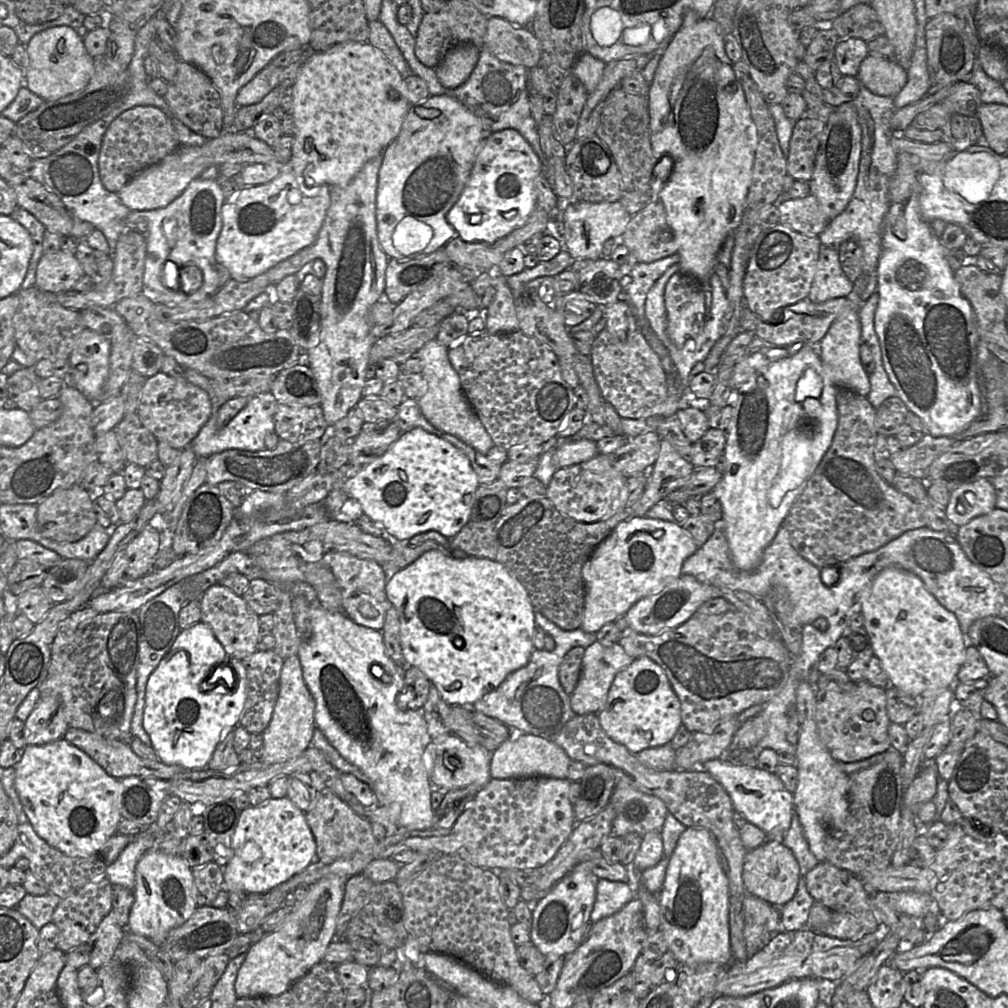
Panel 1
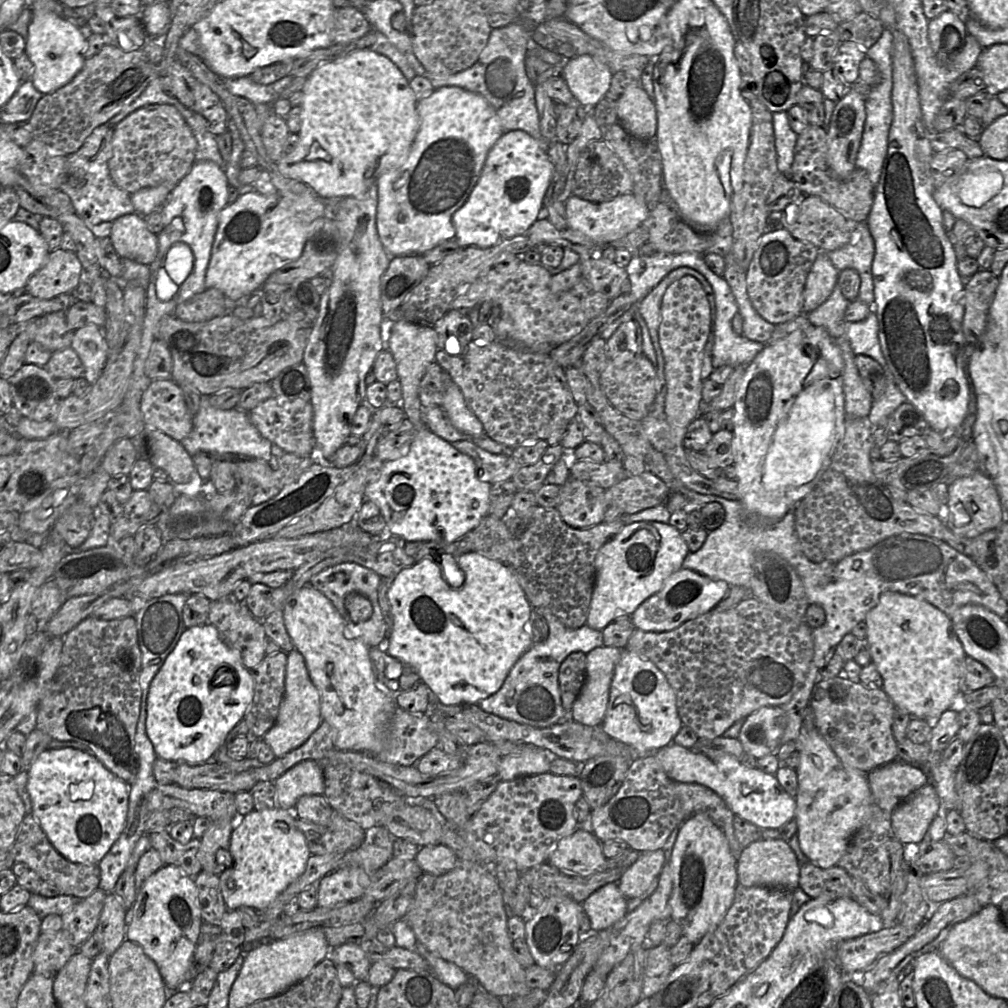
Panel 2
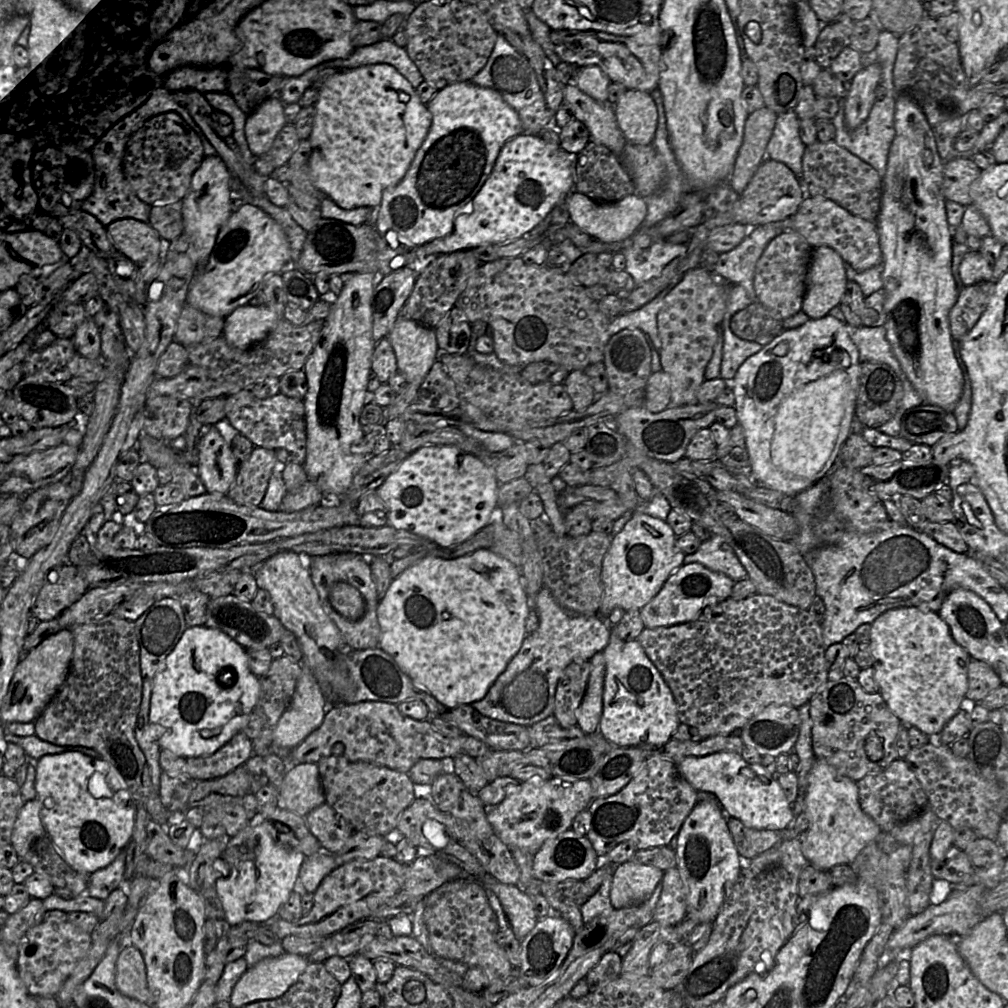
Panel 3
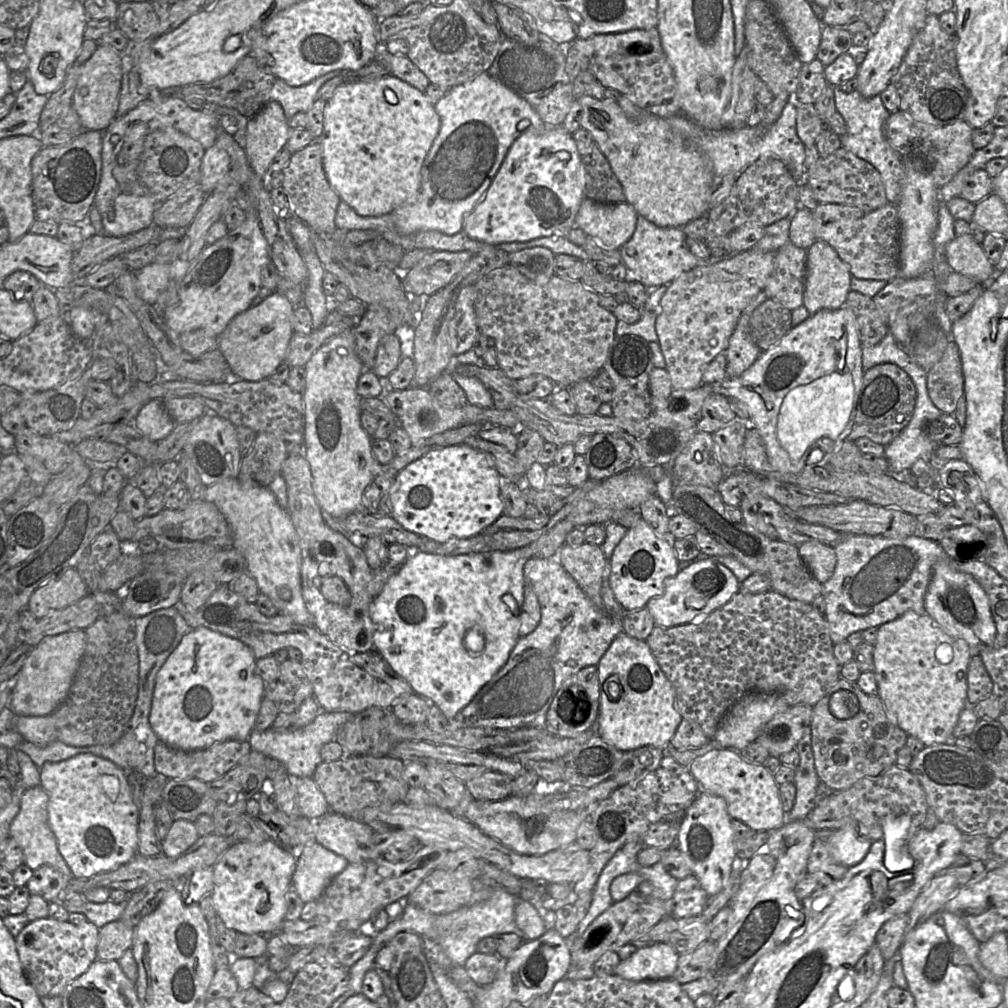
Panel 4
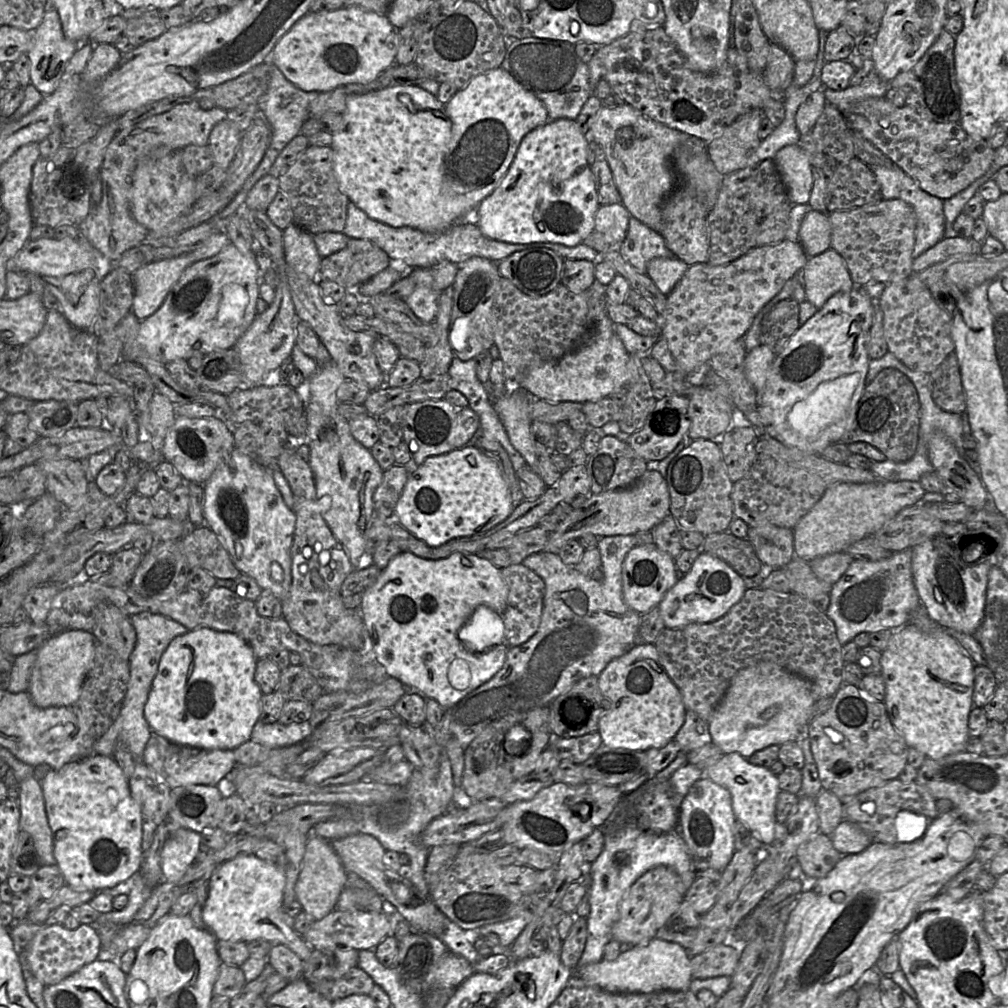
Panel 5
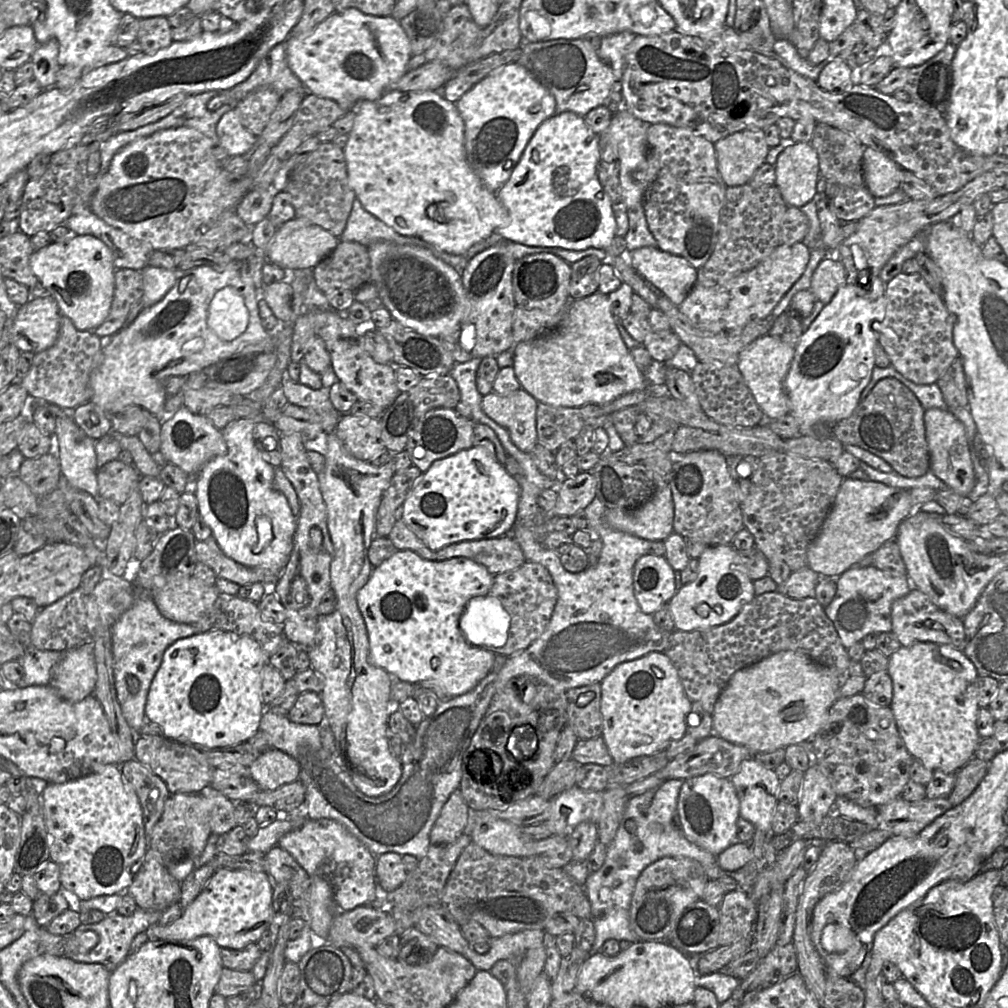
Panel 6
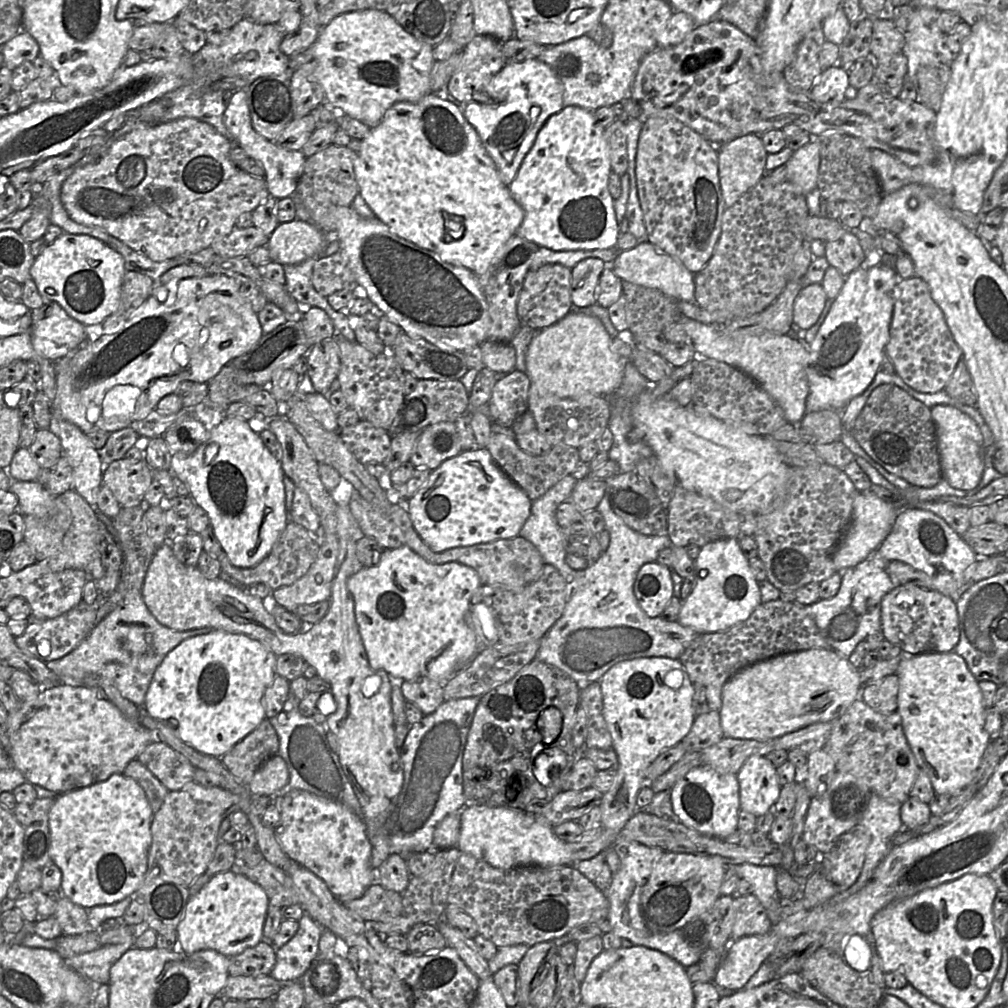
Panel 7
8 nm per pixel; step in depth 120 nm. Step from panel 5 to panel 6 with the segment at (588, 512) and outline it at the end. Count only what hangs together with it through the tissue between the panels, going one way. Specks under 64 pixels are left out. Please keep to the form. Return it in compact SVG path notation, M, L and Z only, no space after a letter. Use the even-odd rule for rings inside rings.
M669 485L658 486L652 498L635 510L608 508L605 522L614 530L645 539L647 541L664 541L673 532L674 503Z

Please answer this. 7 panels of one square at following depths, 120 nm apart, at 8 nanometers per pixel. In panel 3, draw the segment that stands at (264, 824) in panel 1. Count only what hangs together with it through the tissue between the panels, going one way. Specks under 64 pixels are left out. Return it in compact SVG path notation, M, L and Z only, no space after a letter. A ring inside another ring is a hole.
M260 820L250 821L246 828L230 837L222 857L228 863L230 873L228 876L218 878L214 886L231 926L242 921L265 922L277 917L279 910L288 901L291 893L299 887L299 871L306 858L303 853L275 841Z

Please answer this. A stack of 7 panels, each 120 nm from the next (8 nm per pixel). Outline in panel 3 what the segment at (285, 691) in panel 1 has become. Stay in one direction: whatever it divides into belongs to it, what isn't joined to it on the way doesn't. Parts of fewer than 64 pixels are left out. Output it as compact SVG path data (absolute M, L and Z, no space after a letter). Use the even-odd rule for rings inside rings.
M302 665L295 692L273 730L273 744L292 749L323 722L328 705L308 666Z

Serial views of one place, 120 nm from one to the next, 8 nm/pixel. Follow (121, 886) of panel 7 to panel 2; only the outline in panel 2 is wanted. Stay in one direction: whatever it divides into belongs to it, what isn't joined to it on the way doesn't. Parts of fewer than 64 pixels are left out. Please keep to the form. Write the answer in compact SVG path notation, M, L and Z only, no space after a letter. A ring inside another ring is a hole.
M70 747L46 748L27 770L32 814L53 847L71 862L98 864L126 825L127 783L95 756Z

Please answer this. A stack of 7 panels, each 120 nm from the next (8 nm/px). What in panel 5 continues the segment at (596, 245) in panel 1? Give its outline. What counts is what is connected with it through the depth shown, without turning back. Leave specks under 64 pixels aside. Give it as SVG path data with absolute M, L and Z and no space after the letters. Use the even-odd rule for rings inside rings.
M600 205L595 215L595 231L603 234L608 242L621 244L628 231L630 214L624 205Z

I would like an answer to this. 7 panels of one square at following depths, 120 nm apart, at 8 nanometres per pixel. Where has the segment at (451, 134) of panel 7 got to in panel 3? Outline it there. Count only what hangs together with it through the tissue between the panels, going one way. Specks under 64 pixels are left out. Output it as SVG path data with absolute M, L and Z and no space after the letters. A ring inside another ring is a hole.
M379 63L333 74L322 85L314 106L316 115L309 138L312 146L309 164L314 184L341 208L379 208L383 191L404 177L429 131L431 114L426 104L395 67Z

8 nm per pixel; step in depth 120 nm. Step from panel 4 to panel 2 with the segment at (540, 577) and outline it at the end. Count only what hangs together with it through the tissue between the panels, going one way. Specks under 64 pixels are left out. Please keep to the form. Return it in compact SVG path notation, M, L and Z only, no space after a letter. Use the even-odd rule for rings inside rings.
M534 607L542 615L549 628L545 641L532 644L511 668L500 689L491 696L479 701L478 707L498 717L527 724L537 728L547 728L562 722L569 714L562 704L558 682L559 668L563 660L572 652L585 654L603 645L602 631L583 625L577 629L566 627L546 607Z

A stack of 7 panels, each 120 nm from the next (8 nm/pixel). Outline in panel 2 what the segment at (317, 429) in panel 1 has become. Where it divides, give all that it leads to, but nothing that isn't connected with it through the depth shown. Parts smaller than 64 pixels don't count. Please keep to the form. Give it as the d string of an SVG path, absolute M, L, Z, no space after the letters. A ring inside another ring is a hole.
M272 396L250 410L249 418L262 436L279 445L285 452L298 456L310 456L316 447L314 435L314 411L311 402L290 400Z

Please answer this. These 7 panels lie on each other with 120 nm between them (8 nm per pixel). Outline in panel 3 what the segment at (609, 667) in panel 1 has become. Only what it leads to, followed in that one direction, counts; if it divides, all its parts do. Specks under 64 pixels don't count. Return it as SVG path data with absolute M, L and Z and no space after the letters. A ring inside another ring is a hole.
M597 652L590 659L591 671L585 694L576 710L577 725L585 733L599 731L603 711L603 689L605 678L605 659L602 652Z

